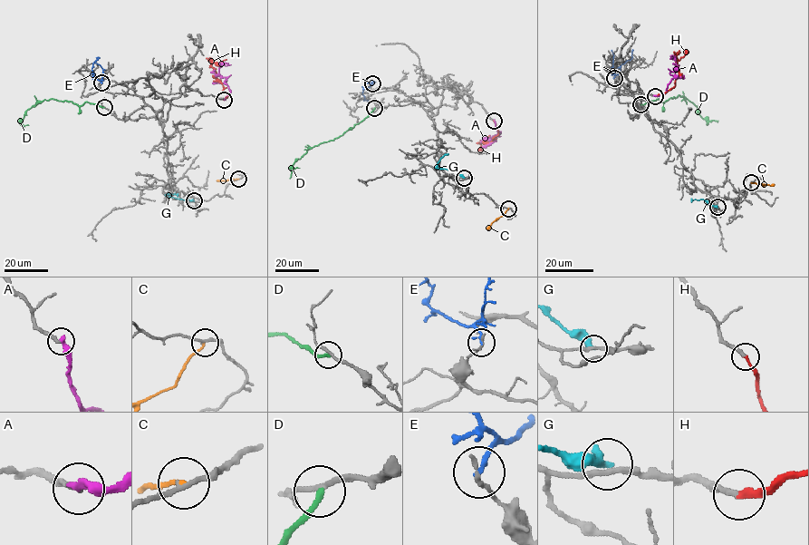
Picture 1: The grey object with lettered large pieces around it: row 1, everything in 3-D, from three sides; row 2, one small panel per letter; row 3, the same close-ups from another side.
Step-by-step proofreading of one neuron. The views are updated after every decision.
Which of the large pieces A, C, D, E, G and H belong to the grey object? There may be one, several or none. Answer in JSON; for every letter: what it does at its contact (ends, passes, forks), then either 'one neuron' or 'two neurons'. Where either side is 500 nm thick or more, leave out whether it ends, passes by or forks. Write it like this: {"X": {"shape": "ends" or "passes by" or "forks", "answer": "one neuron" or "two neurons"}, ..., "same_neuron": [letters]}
{"A": {"shape": "ends", "answer": "two neurons"}, "C": {"shape": "ends", "answer": "two neurons"}, "D": {"shape": "ends", "answer": "two neurons"}, "E": {"shape": "ends", "answer": "two neurons"}, "G": {"shape": "ends", "answer": "two neurons"}, "H": {"shape": "ends", "answer": "one neuron"}, "same_neuron": ["H"]}

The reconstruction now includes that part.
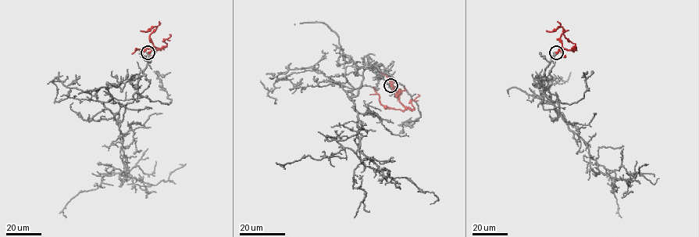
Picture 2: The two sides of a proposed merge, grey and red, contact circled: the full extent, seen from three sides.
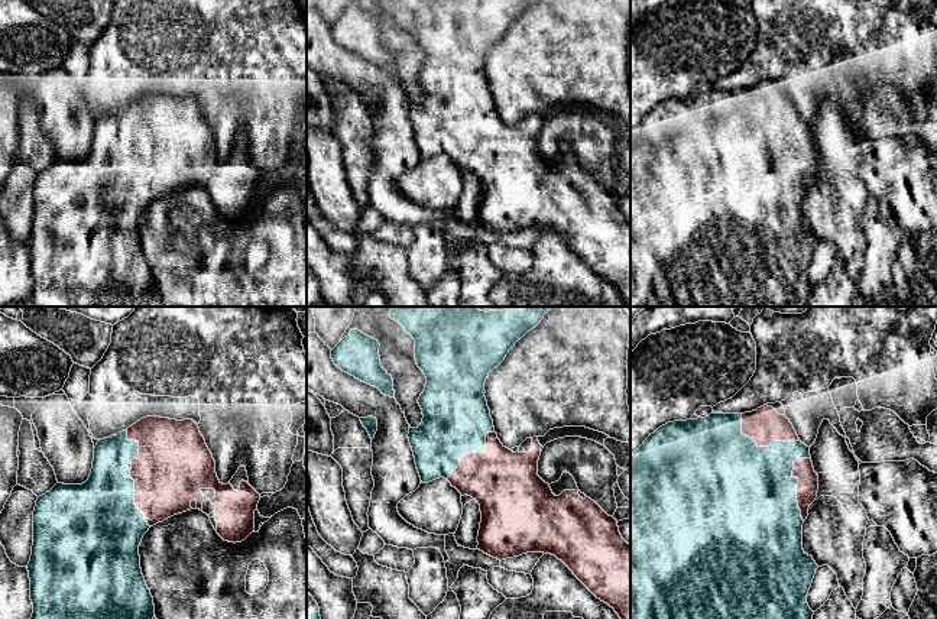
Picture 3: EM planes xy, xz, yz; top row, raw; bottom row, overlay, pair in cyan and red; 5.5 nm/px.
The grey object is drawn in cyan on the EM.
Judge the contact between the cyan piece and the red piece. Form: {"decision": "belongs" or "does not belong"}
{"decision": "belongs"}

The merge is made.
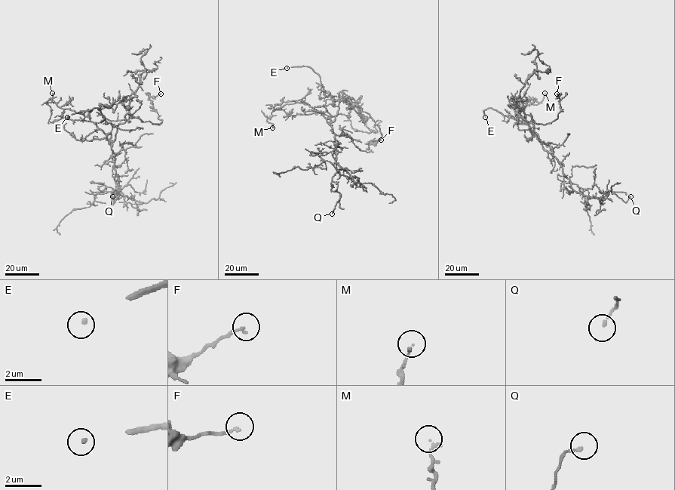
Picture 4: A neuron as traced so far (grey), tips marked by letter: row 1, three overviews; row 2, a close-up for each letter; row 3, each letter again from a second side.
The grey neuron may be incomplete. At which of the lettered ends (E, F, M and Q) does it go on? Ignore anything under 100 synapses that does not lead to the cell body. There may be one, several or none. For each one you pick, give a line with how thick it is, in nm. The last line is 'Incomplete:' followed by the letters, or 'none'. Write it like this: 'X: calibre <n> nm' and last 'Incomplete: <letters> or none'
E: calibre 130 nm
Incomplete: E

